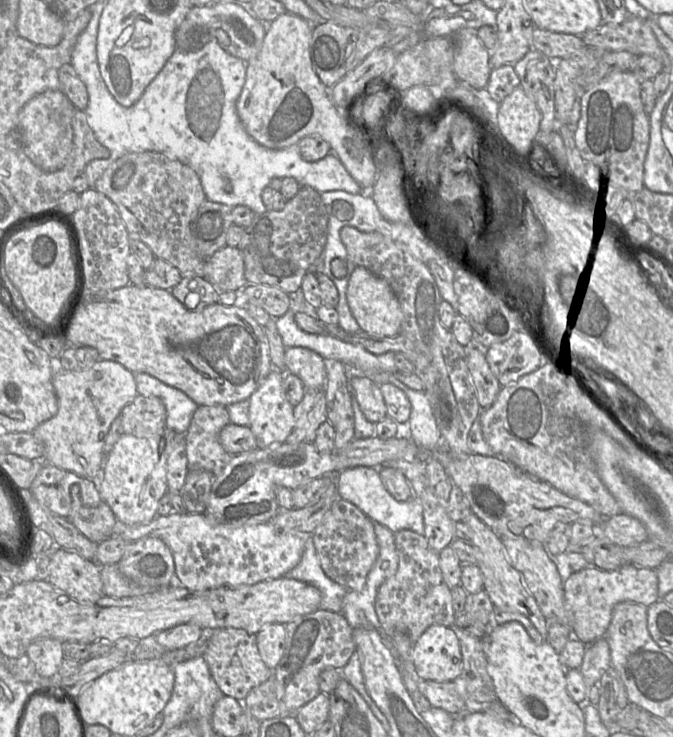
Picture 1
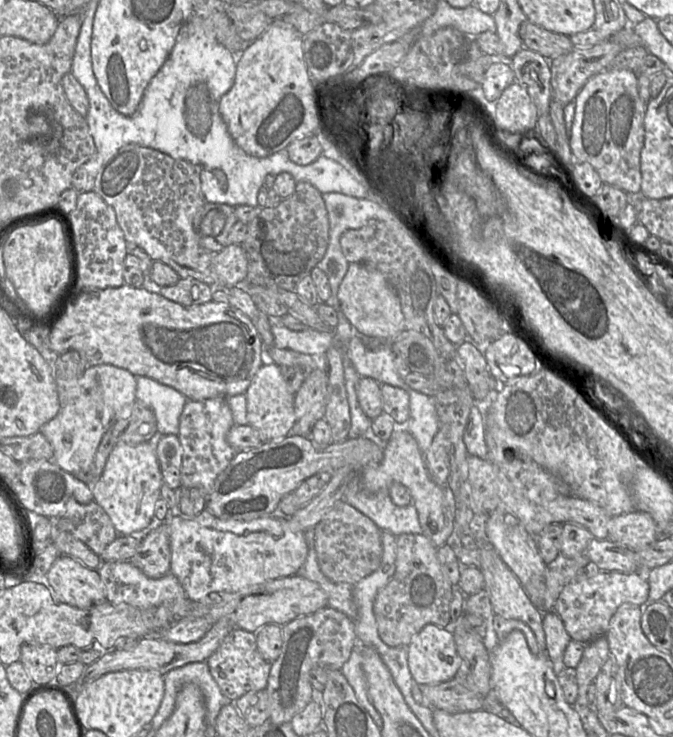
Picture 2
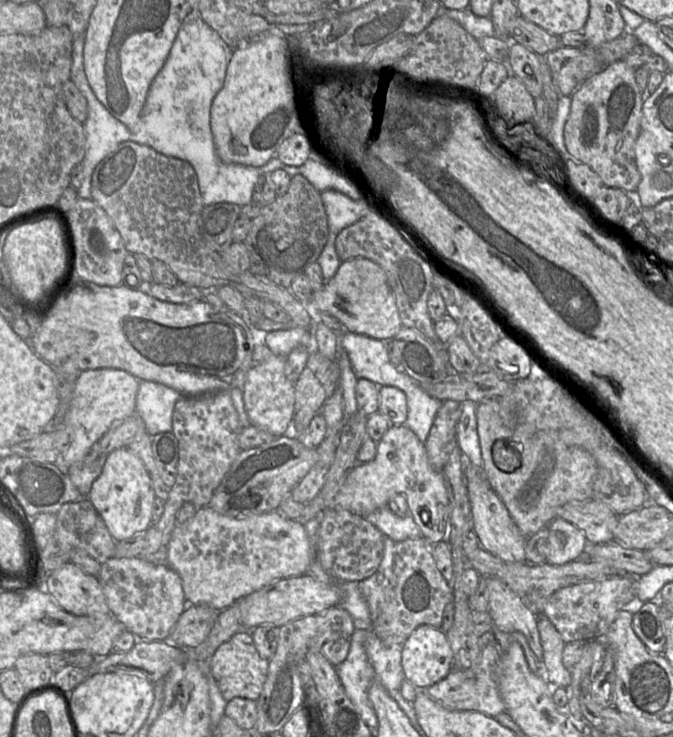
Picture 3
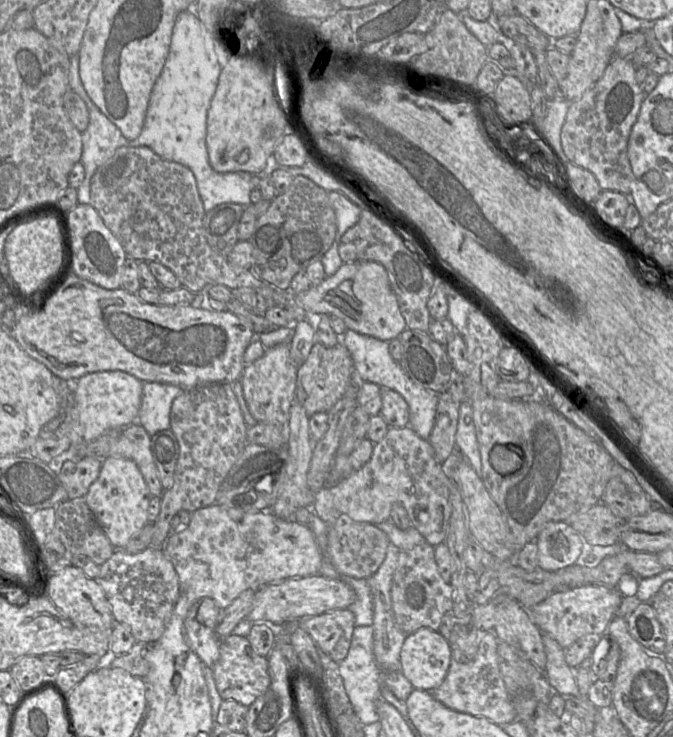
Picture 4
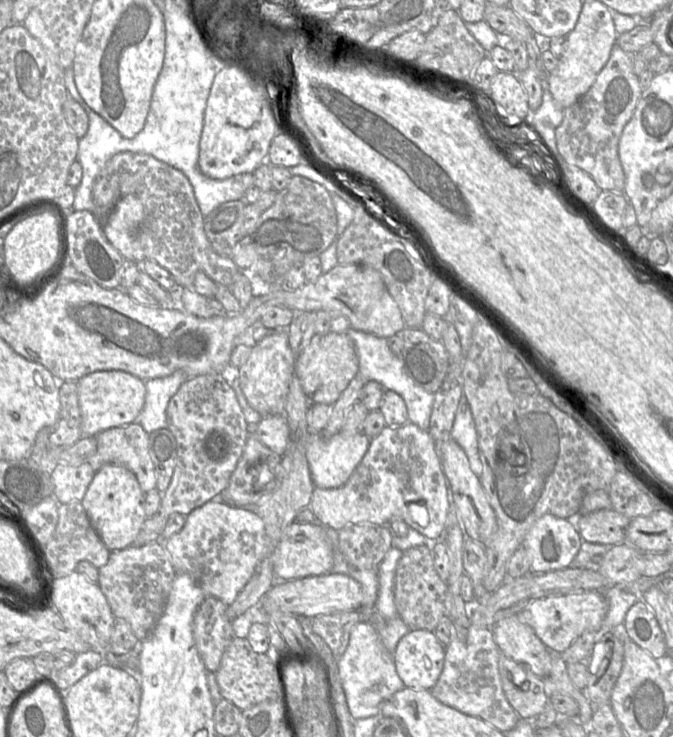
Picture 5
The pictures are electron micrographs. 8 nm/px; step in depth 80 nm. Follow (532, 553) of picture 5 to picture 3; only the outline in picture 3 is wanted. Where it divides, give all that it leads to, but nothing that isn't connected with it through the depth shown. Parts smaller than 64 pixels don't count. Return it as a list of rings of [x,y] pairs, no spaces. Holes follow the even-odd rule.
[[[556,517],[548,526],[546,563],[563,565],[579,559],[588,547],[585,534],[570,522]]]

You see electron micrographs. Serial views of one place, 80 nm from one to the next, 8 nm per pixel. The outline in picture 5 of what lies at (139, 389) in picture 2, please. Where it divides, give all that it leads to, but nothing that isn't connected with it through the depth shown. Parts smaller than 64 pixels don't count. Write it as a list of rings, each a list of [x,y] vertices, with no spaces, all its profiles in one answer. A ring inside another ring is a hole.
[[[176,370],[168,376],[146,380],[145,404],[135,422],[148,434],[167,428],[166,409],[169,400],[187,379],[182,370]]]

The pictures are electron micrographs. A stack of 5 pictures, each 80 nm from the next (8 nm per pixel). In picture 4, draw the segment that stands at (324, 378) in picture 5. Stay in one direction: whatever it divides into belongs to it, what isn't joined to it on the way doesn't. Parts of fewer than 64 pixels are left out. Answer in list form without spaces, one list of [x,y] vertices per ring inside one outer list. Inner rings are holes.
[[[316,341],[307,360],[297,368],[296,400],[308,417],[317,412],[328,413],[345,394],[354,376],[354,364],[344,344],[339,341],[333,347],[325,347]]]

